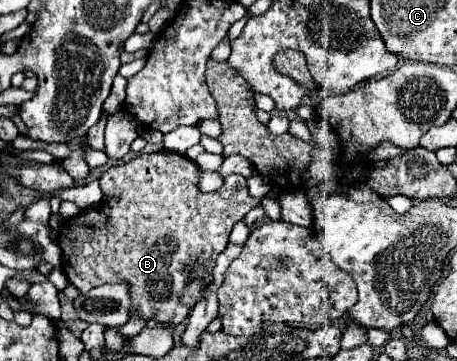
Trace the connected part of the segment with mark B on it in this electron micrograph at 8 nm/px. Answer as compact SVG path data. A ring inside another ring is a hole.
M162 150L162 152L152 152L152 154L140 154L140 156L136 156L132 162L128 162L126 166L114 166L114 168L106 170L104 176L100 178L100 186L102 186L102 192L104 192L104 194L110 194L110 196L112 196L112 200L110 200L110 202L102 202L98 208L84 210L80 216L68 220L68 222L64 224L62 234L60 234L60 244L58 244L58 246L62 248L62 270L64 270L64 274L68 276L68 280L70 280L82 294L86 294L86 292L88 292L90 288L94 288L94 286L126 282L126 284L132 286L132 288L128 288L128 290L130 290L130 298L132 298L130 316L140 316L140 318L144 318L146 322L154 320L156 324L166 324L166 326L176 326L176 324L180 324L180 322L190 314L190 310L196 306L196 302L204 296L204 288L212 284L212 280L214 280L214 278L212 278L212 270L214 270L214 264L216 264L216 256L226 248L232 226L234 226L238 220L242 220L242 218L250 212L250 208L254 208L254 206L258 206L258 204L262 202L262 198L252 198L252 196L248 194L246 180L244 180L242 176L238 176L238 174L228 176L228 178L224 180L222 188L216 190L216 192L210 192L210 194L202 194L202 192L198 190L196 182L198 182L198 166L196 166L192 160L188 160L186 156L176 154L176 152L166 152L166 150Z

